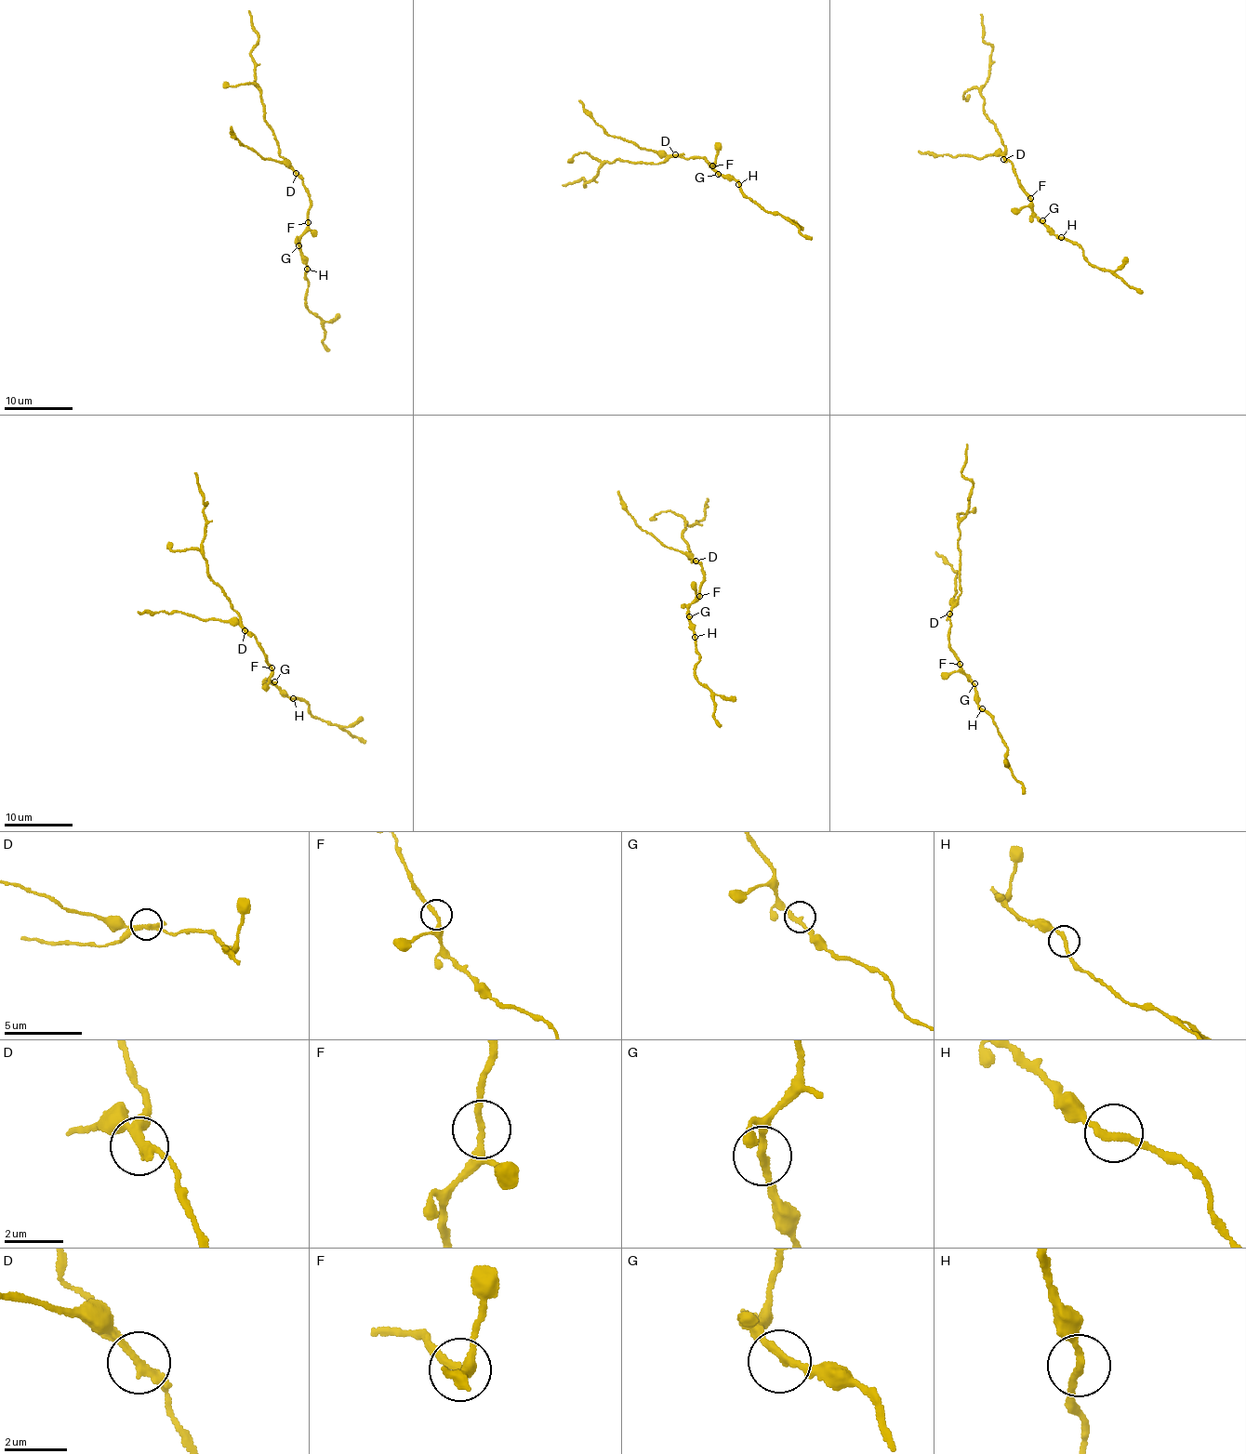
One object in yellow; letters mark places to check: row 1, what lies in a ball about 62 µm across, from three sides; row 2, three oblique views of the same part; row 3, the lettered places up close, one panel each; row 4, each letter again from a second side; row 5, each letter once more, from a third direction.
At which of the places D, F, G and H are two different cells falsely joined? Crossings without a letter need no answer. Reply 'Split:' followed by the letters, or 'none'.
Split: D

